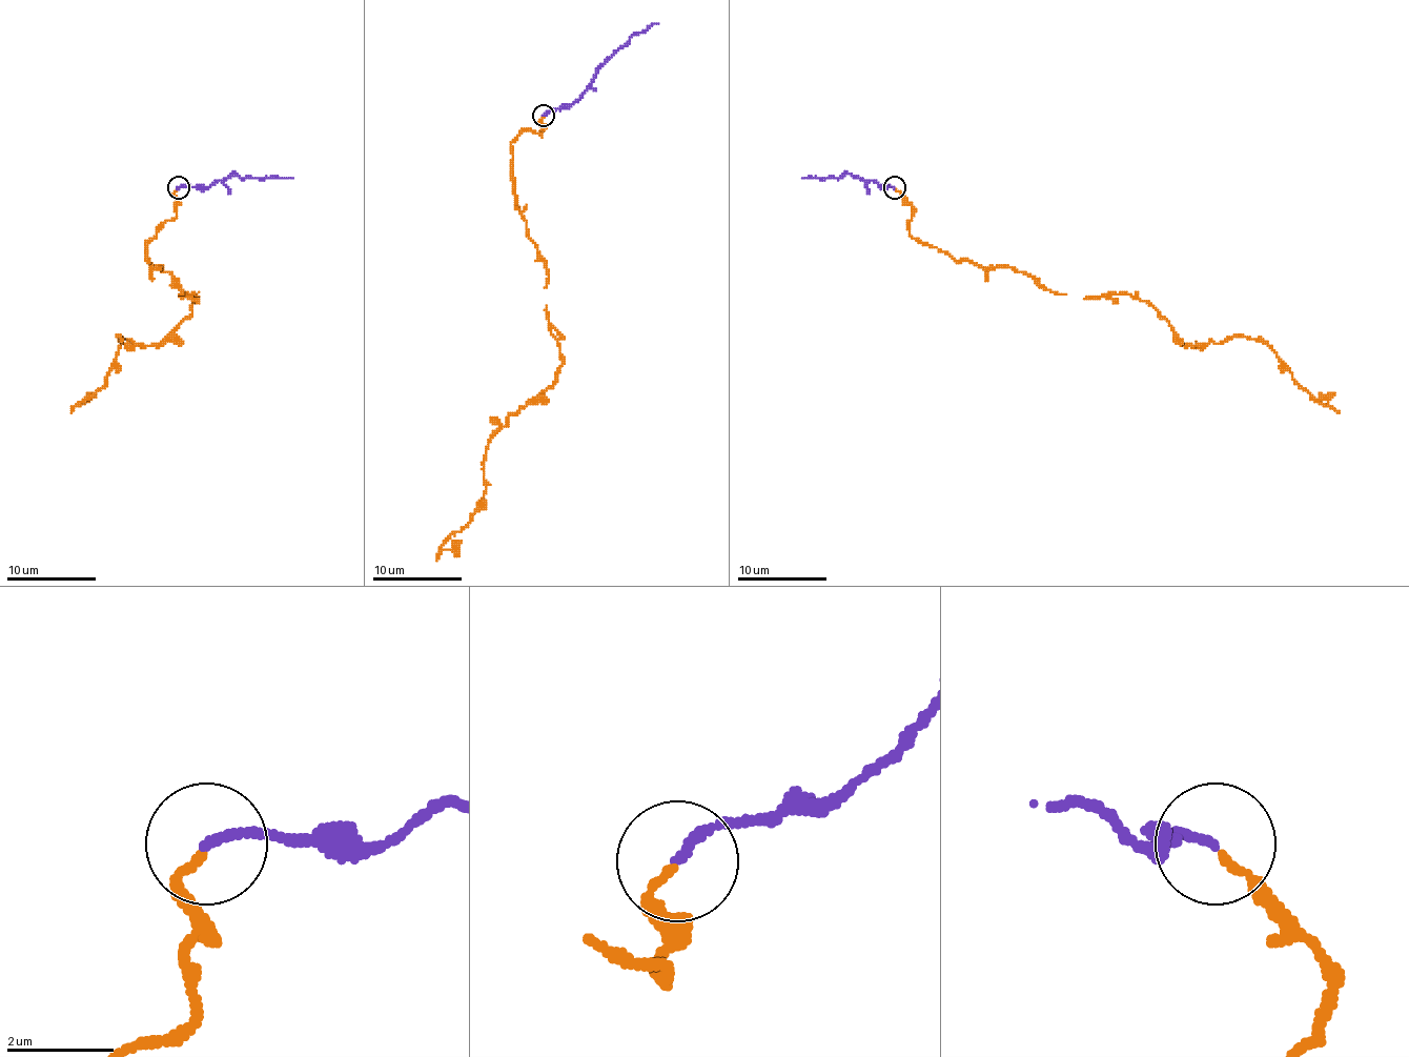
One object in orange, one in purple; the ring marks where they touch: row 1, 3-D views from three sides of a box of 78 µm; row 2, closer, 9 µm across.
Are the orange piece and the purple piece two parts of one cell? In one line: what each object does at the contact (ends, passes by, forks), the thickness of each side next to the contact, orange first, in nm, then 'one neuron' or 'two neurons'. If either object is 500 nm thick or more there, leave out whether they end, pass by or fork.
orange ends; purple ends; calibres 140 and 170 nm; one neuron

